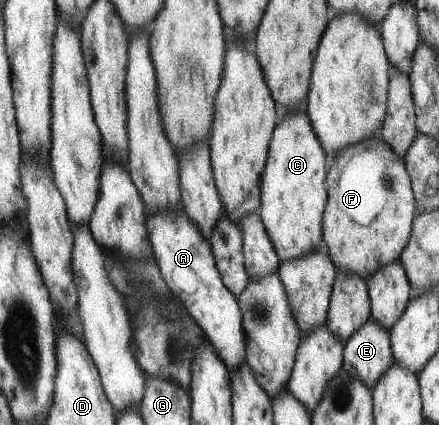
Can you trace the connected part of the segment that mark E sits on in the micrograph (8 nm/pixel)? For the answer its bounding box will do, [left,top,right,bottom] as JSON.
[341,317,393,388]

